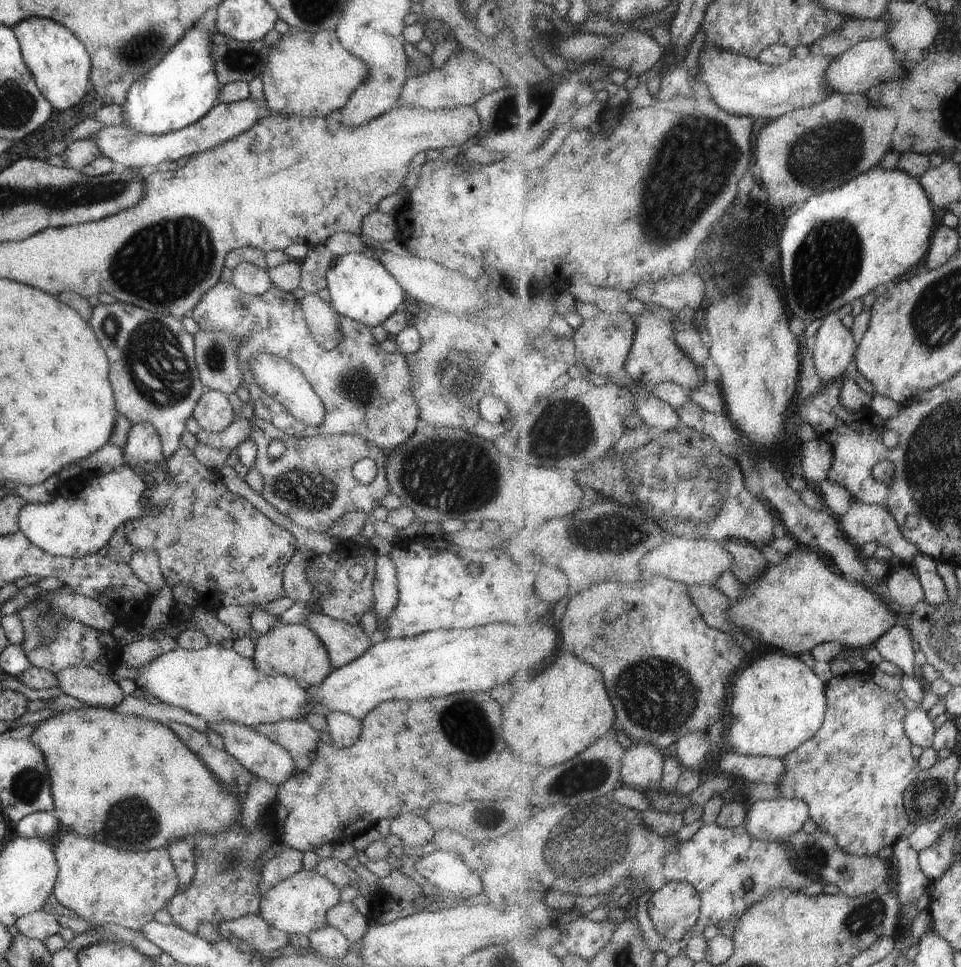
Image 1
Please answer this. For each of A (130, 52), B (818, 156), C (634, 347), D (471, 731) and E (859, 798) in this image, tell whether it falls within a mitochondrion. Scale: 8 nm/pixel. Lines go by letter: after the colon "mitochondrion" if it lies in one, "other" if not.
A: mitochondrion
B: mitochondrion
C: other
D: mitochondrion
E: other

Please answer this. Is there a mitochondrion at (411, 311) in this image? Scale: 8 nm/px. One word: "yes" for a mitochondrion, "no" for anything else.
no

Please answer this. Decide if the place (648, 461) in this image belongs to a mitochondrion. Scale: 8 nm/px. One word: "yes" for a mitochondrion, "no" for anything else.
yes

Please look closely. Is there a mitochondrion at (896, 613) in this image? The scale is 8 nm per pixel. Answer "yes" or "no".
no

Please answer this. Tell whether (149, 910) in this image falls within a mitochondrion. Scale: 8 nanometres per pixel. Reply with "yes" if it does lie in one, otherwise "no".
no

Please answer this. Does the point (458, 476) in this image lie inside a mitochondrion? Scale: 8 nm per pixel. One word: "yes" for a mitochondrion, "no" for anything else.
yes

